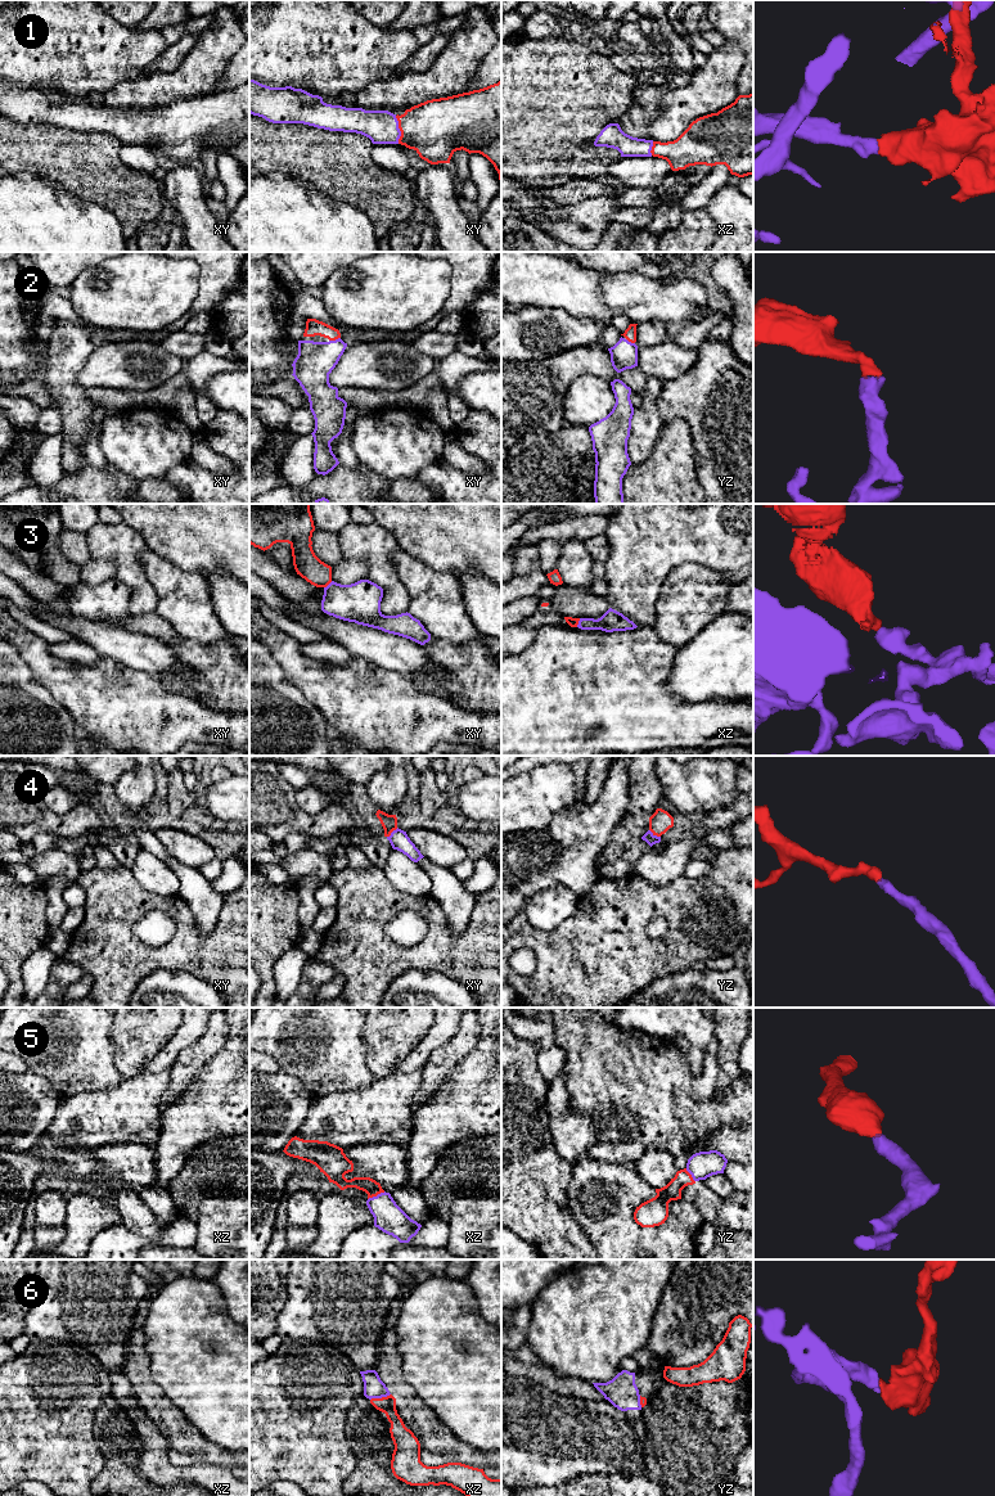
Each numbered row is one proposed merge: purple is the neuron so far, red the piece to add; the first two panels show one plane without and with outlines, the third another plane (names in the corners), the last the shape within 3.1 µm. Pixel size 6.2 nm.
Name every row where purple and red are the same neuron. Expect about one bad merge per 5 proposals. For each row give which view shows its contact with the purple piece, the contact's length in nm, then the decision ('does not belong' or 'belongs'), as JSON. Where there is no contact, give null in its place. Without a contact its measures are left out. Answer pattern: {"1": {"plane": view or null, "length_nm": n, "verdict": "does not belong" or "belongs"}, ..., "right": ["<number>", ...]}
{"1": {"plane": "xy", "length_nm": 180, "verdict": "belongs"}, "2": {"plane": "xy", "length_nm": 80, "verdict": "belongs"}, "3": {"plane": "xz", "length_nm": 60, "verdict": "does not belong"}, "4": {"plane": "yz", "length_nm": 90, "verdict": "belongs"}, "5": {"plane": "xz", "length_nm": 120, "verdict": "belongs"}, "6": {"plane": "xz", "length_nm": 130, "verdict": "belongs"}, "right": ["1", "2", "4", "5", "6"]}

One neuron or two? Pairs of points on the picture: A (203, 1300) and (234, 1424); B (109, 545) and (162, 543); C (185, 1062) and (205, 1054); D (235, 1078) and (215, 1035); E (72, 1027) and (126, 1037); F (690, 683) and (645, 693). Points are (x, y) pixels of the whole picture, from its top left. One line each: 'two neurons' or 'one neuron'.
A: one neuron
B: two neurons
C: one neuron
D: two neurons
E: two neurons
F: two neurons

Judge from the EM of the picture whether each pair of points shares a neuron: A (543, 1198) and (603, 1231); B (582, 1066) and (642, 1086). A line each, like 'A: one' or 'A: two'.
A: two
B: one

